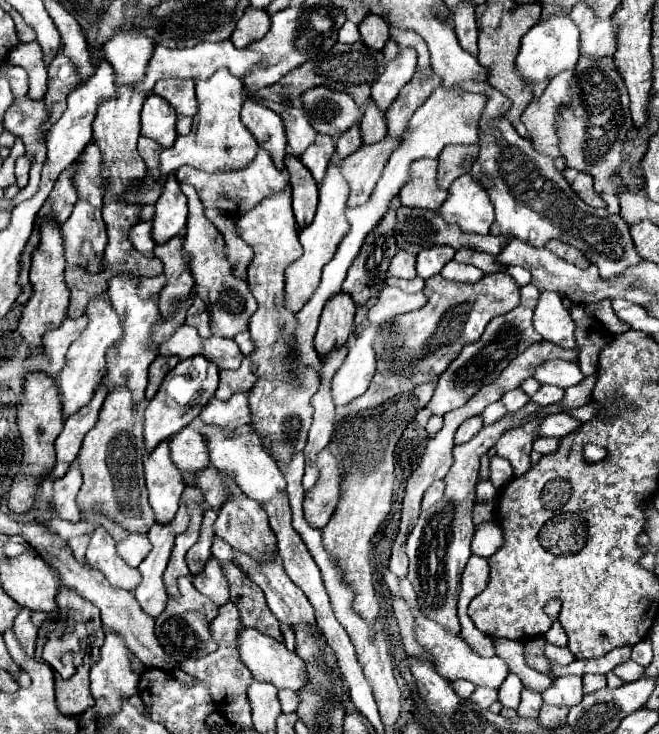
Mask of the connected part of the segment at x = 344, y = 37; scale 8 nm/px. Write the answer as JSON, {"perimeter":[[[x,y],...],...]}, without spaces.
{"perimeter":[[[345,21],[345,25],[343,25],[343,29],[339,31],[339,41],[341,43],[355,43],[355,41],[359,41],[359,31],[357,31],[357,25],[355,23],[351,23],[351,21]]]}

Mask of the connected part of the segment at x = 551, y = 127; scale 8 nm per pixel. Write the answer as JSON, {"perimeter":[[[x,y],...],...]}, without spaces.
{"perimeter":[[[561,71],[555,75],[541,97],[535,97],[521,115],[523,125],[531,137],[531,143],[541,153],[555,159],[555,167],[563,171],[565,157],[559,151],[557,137],[557,117],[561,115],[561,107],[571,103],[571,81],[573,71]]]}

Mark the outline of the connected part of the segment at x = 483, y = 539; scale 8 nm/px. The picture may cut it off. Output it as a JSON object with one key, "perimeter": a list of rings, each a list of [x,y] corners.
{"perimeter":[[[485,521],[475,527],[475,535],[471,541],[471,553],[479,557],[491,557],[495,549],[503,543],[503,531],[495,521]]]}

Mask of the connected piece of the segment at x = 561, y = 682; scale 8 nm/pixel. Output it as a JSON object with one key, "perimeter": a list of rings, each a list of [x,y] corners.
{"perimeter":[[[565,675],[553,679],[553,685],[543,691],[543,701],[551,705],[573,707],[583,699],[583,681],[579,675]]]}

